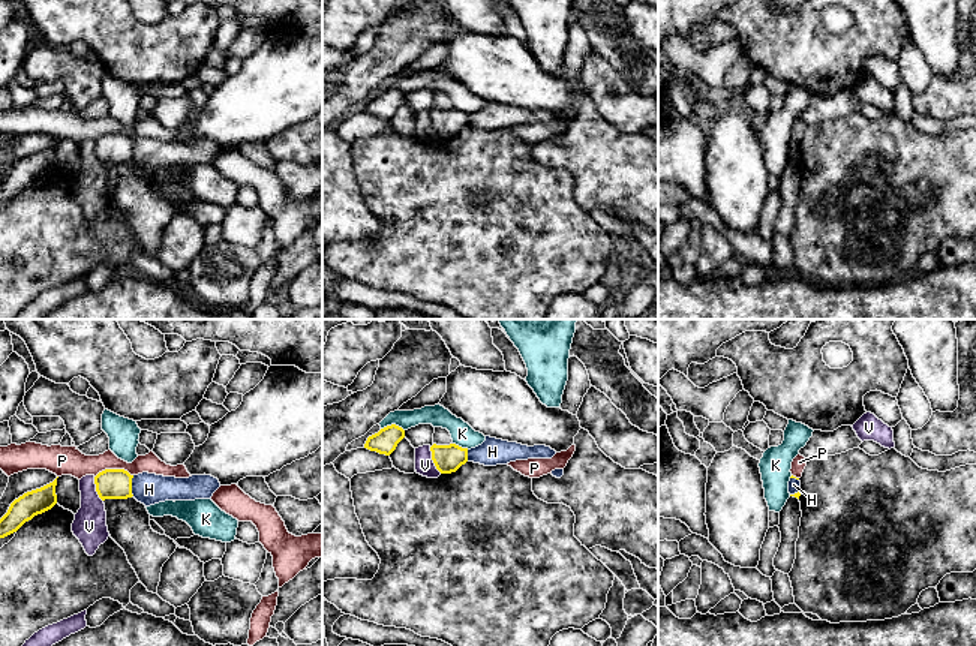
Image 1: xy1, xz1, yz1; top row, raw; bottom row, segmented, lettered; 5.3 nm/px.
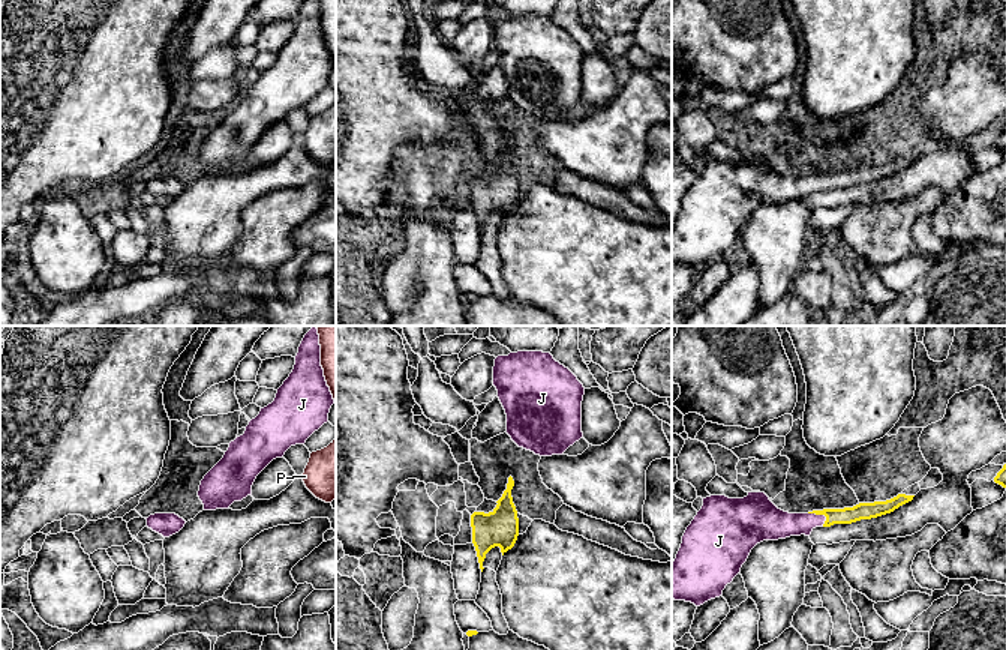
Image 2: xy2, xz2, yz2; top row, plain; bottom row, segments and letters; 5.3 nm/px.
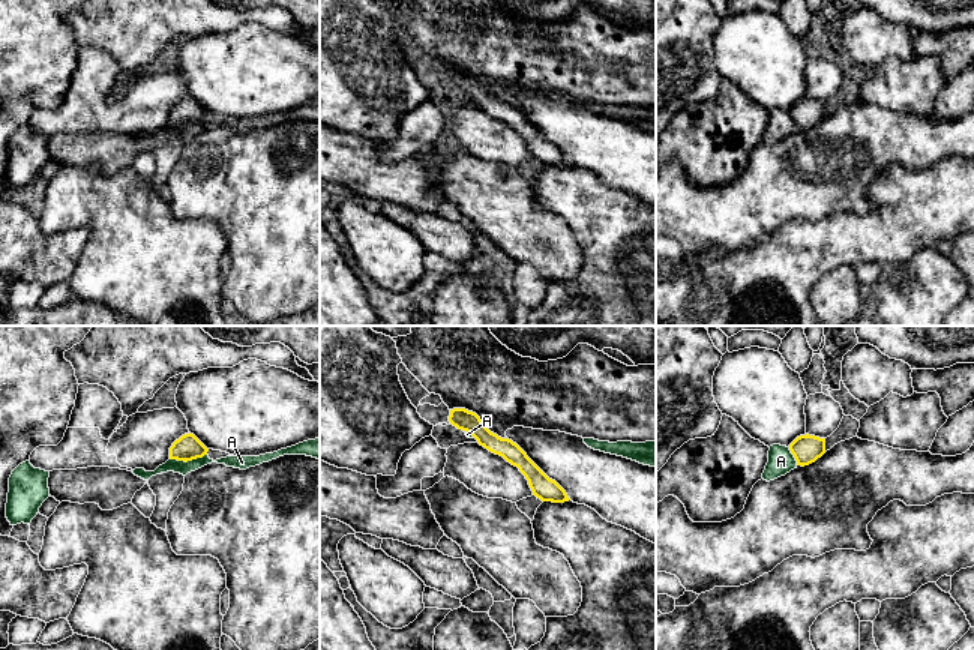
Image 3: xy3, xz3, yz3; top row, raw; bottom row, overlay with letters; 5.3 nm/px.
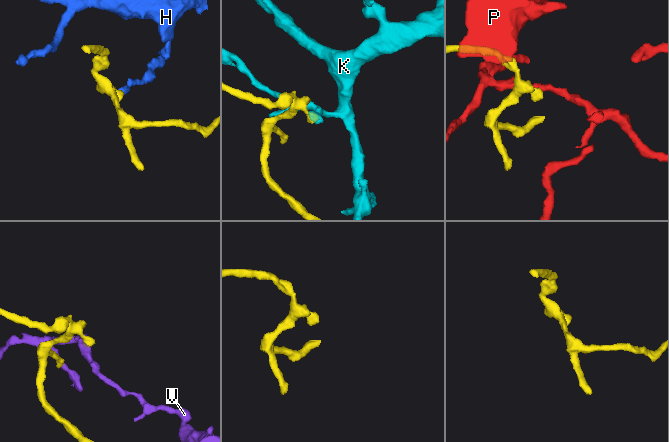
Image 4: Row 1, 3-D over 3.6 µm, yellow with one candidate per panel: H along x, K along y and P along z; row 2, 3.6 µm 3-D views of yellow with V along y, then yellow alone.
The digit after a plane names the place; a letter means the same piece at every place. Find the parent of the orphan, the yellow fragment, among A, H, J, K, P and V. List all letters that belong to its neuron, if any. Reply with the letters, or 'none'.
J

